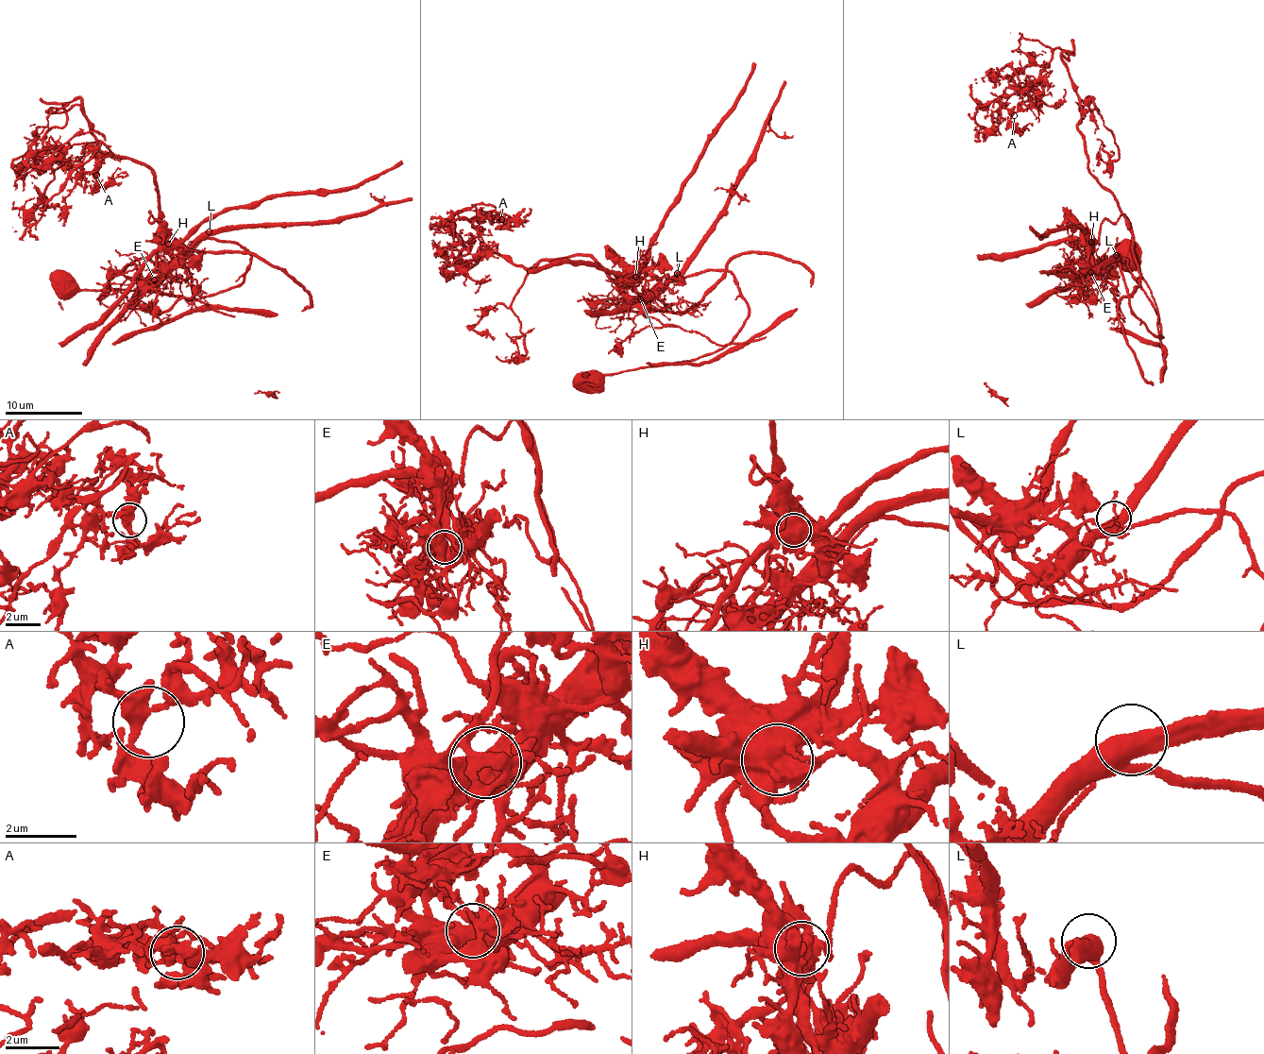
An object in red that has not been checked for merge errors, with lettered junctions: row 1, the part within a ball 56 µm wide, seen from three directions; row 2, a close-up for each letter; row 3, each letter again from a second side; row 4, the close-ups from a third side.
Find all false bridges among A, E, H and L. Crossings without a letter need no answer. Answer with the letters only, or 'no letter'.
E, H

